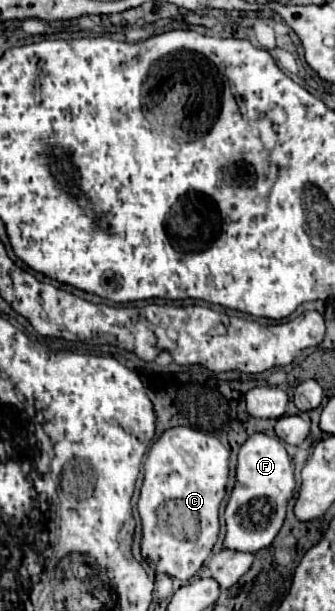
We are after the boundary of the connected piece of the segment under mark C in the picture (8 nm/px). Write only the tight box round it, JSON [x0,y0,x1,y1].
[138,427,228,581]

